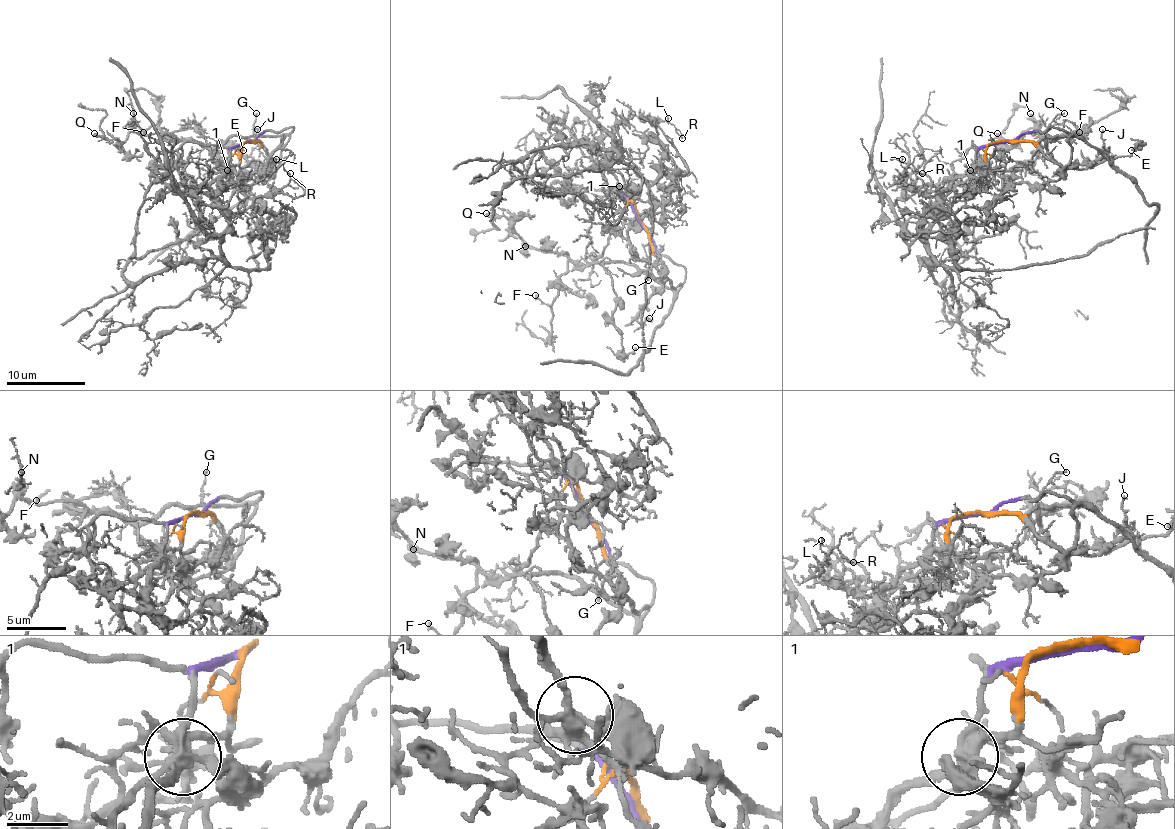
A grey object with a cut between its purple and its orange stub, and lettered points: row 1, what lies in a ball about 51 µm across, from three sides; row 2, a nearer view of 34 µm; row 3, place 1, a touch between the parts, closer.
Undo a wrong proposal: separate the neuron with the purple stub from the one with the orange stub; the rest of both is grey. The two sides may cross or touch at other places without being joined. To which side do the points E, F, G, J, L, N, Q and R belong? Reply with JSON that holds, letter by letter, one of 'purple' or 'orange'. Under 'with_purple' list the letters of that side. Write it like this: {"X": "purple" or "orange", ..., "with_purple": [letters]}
{"E": "purple", "F": "purple", "G": "orange", "J": "orange", "L": "orange", "N": "purple", "Q": "purple", "R": "orange", "with_purple": ["E", "F", "N", "Q"]}

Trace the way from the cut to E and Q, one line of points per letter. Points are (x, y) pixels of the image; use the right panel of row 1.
E: (1005, 141), (1064, 129), (1074, 135), (1047, 137), (1049, 152), (1063, 166), (1129, 156), (1137, 144), (1131, 150)
Q: (1005, 141), (1051, 127), (1074, 135), (1047, 137), (1047, 148), (1037, 133), (1025, 131), (1015, 141), (998, 133)

